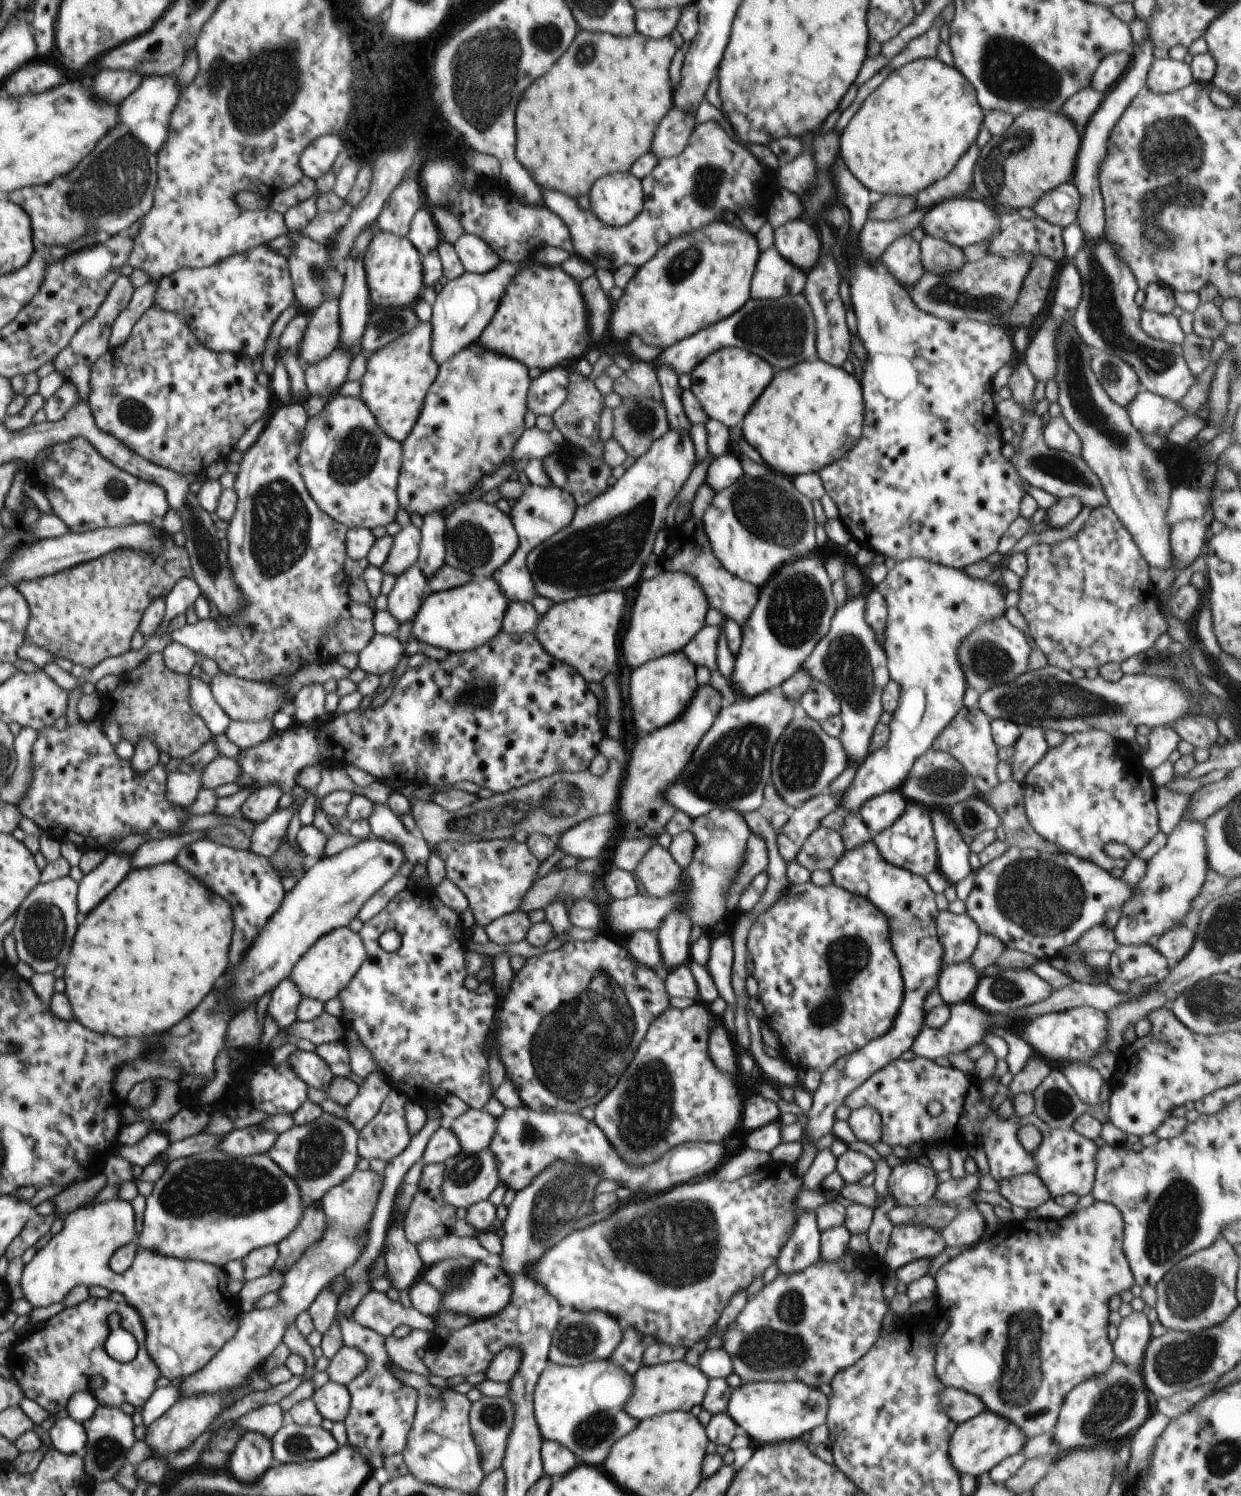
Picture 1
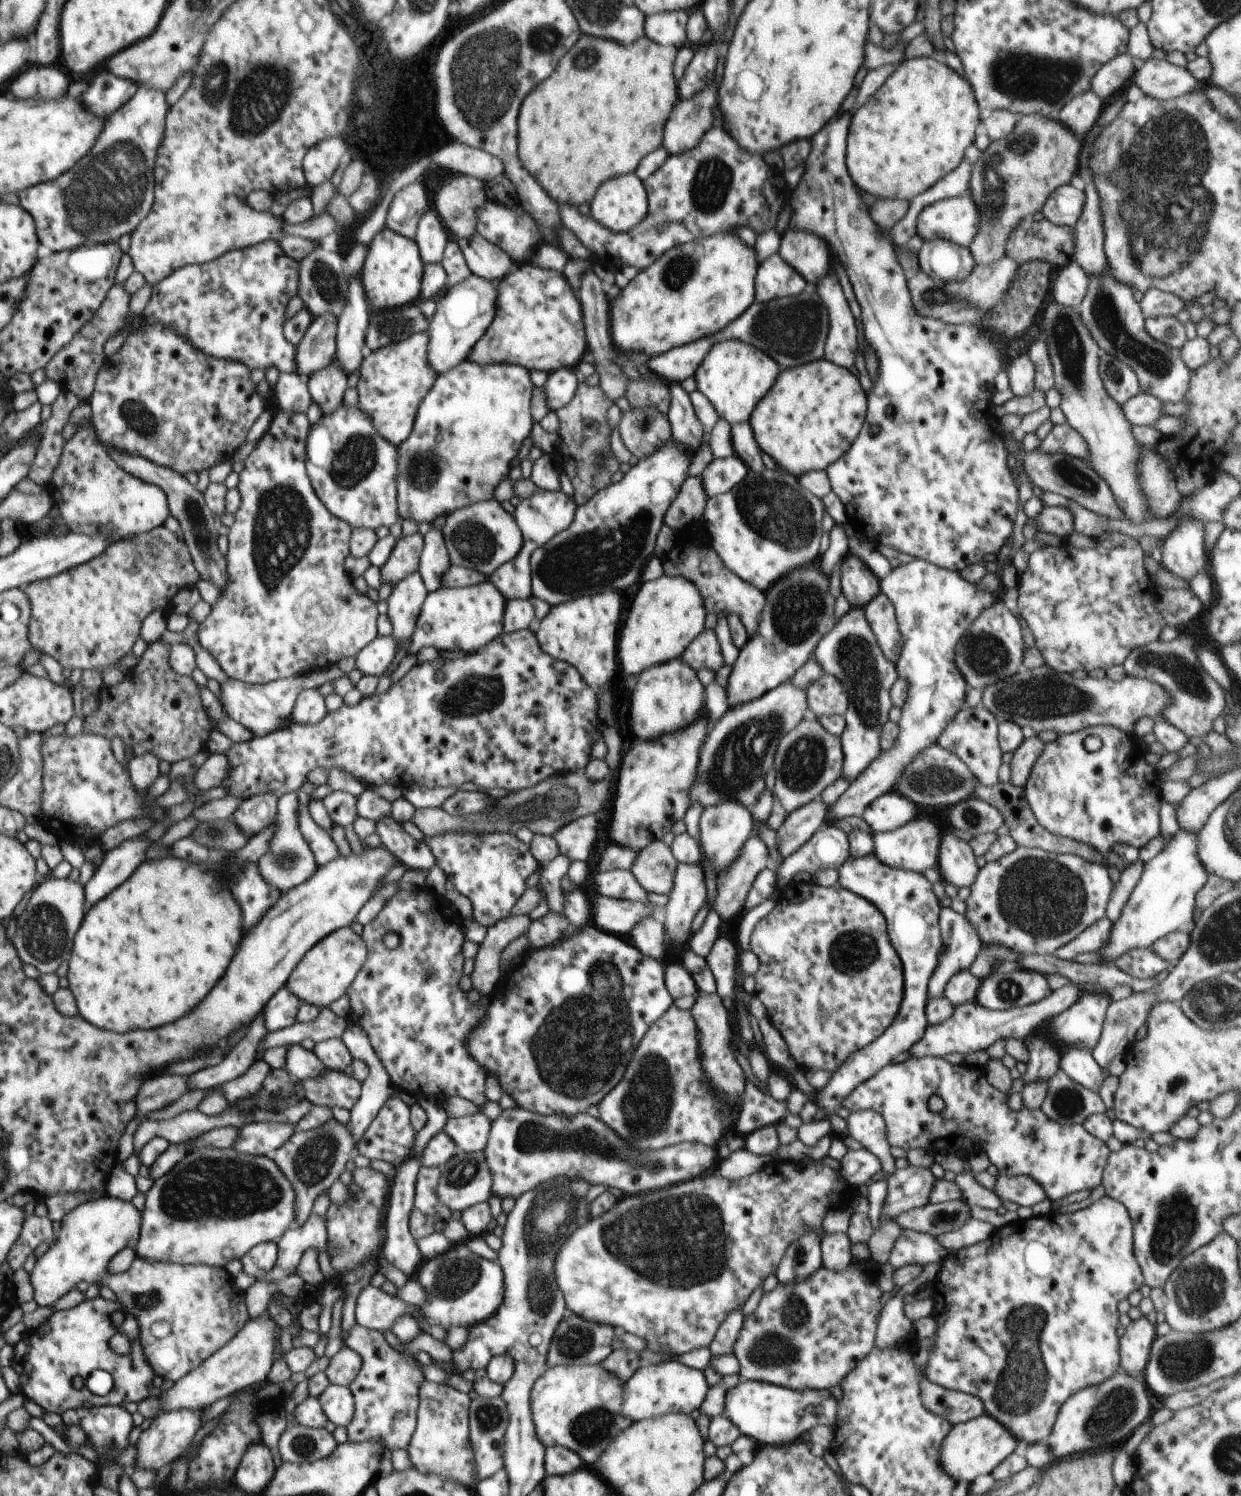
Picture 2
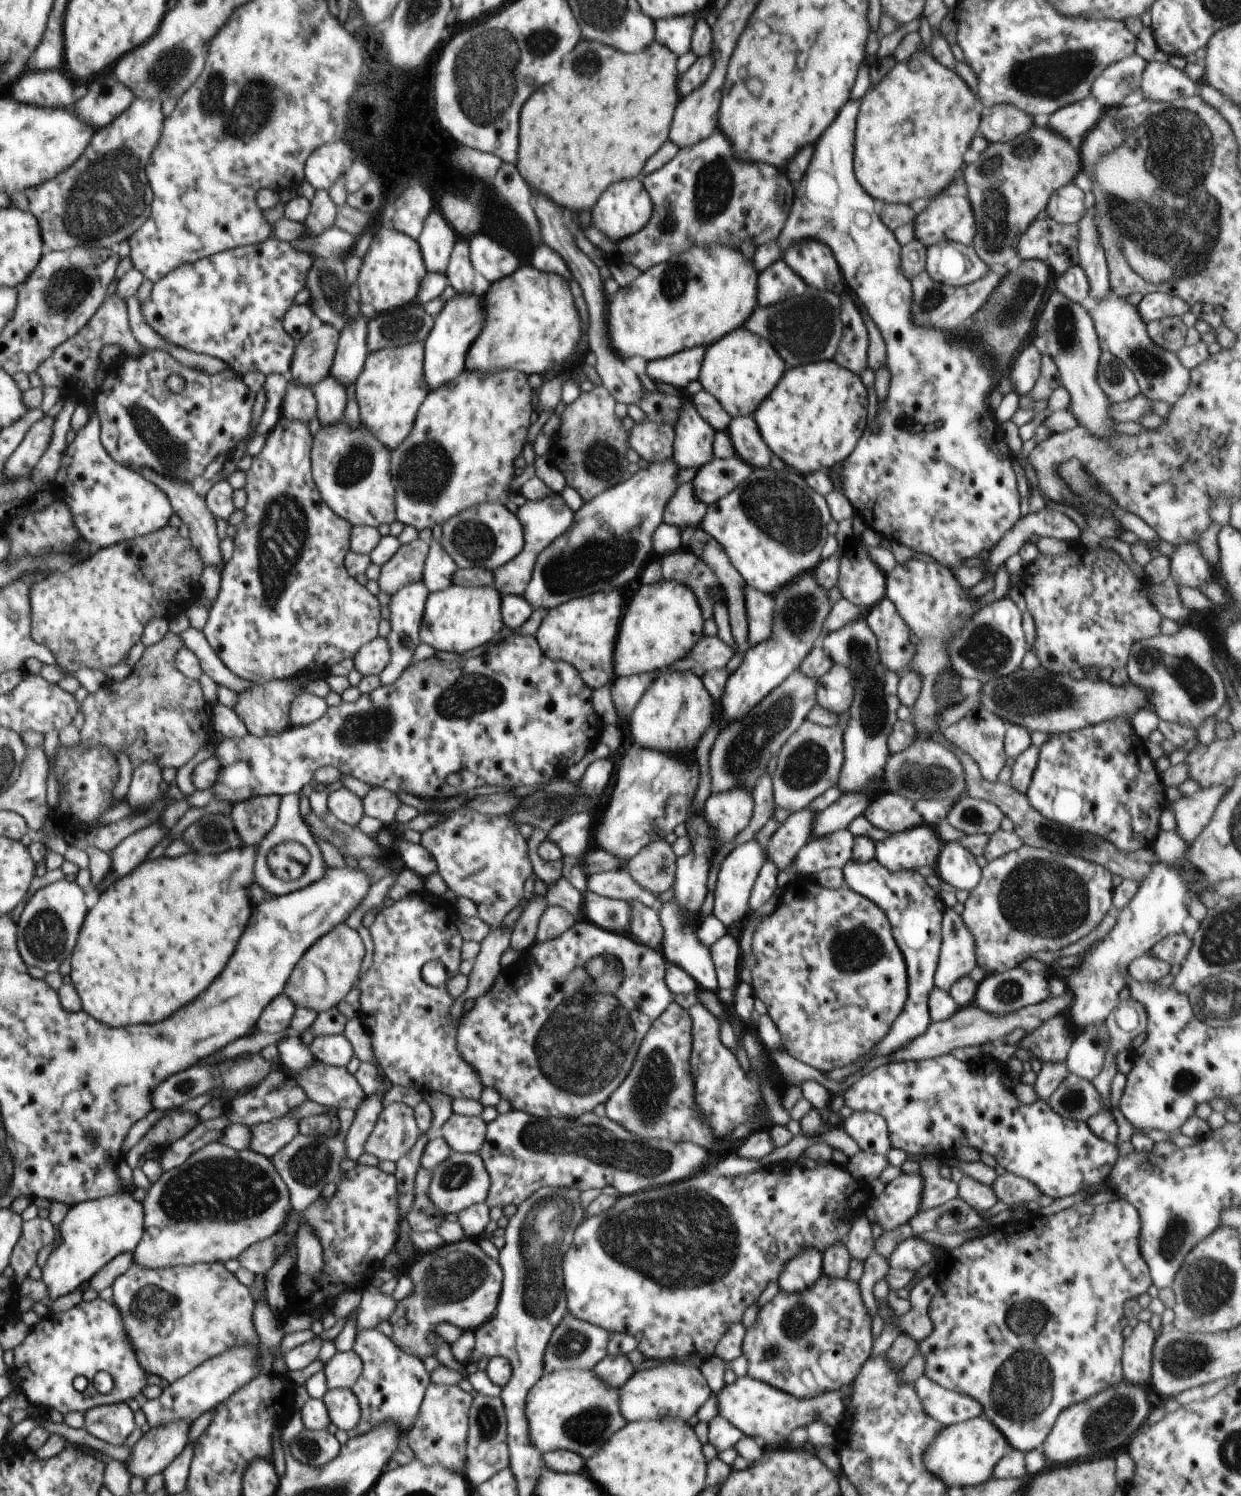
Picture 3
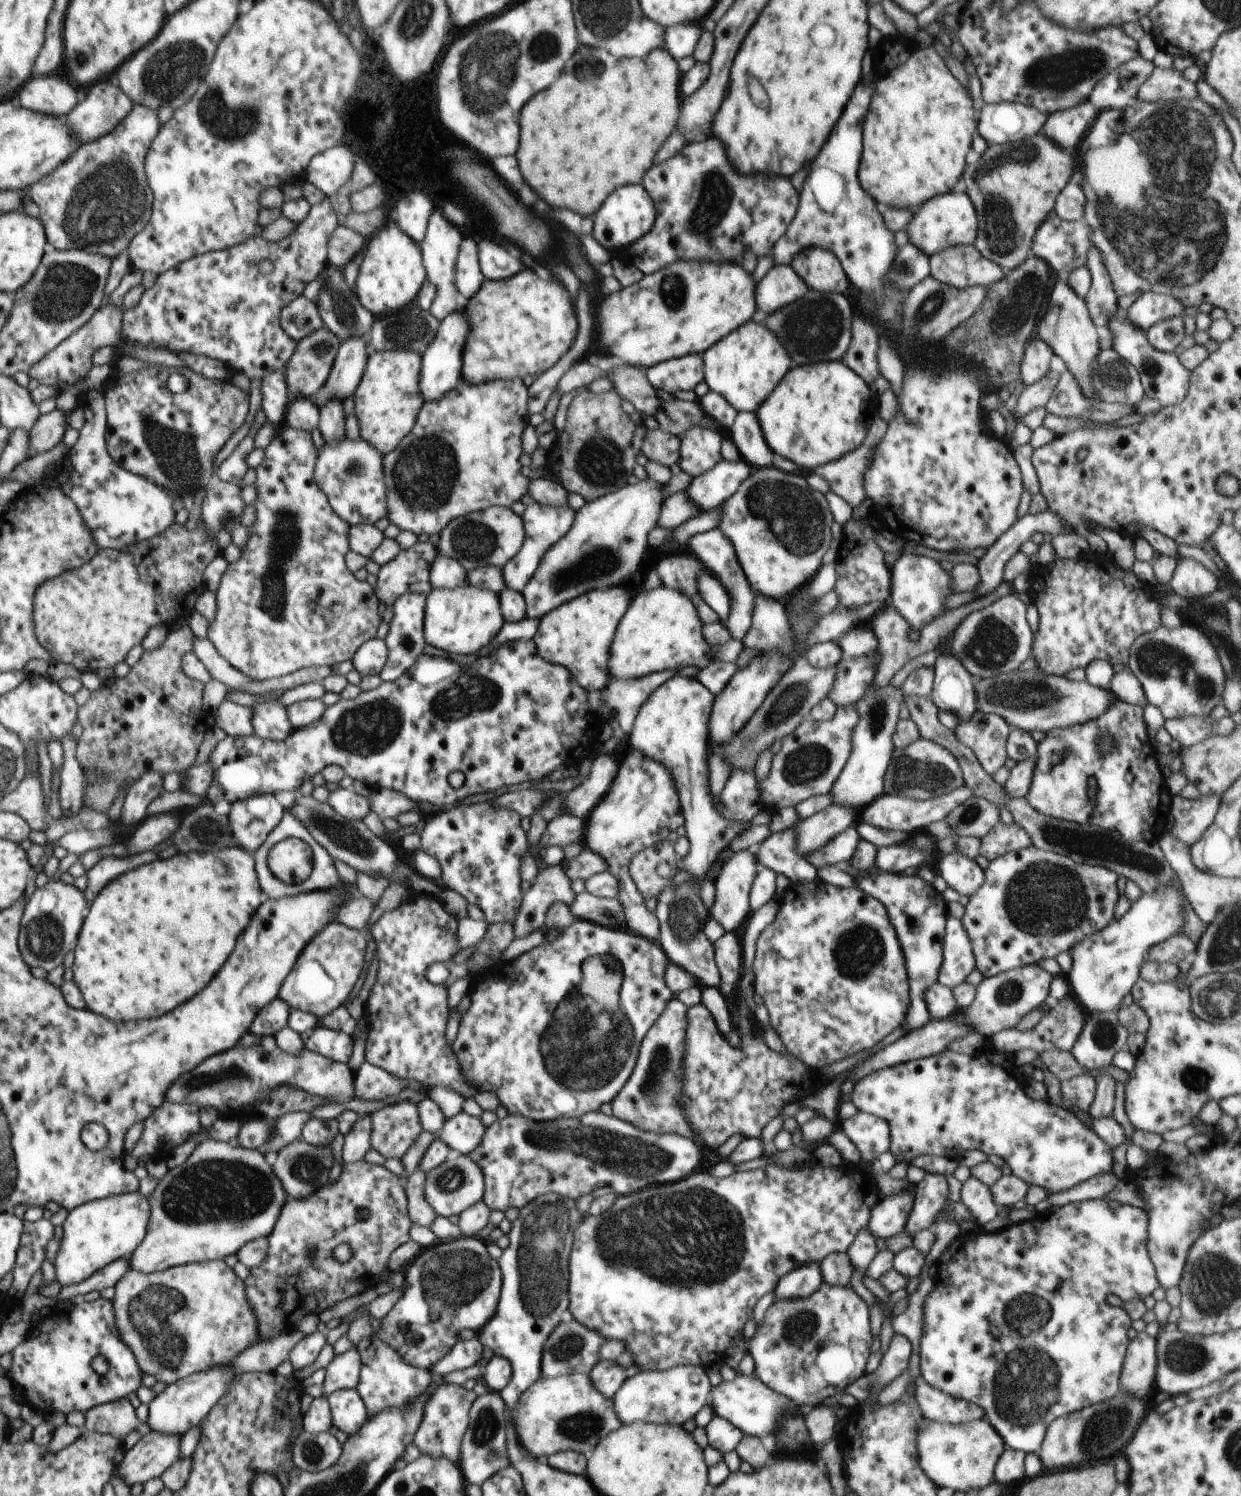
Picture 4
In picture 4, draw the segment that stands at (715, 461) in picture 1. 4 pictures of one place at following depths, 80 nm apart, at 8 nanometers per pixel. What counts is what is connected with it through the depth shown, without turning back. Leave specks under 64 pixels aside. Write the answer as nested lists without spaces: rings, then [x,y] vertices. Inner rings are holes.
[[[743,460],[720,461],[711,471],[694,477],[684,491],[691,503],[700,511],[720,507],[750,476],[750,468]]]

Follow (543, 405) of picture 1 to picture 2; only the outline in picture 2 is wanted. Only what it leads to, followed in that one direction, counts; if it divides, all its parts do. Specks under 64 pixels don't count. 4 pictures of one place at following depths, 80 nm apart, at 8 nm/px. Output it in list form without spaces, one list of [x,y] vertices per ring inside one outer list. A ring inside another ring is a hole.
[[[561,368],[548,374],[543,385],[549,404],[549,410],[558,410],[566,406],[576,394],[579,376],[571,368]]]

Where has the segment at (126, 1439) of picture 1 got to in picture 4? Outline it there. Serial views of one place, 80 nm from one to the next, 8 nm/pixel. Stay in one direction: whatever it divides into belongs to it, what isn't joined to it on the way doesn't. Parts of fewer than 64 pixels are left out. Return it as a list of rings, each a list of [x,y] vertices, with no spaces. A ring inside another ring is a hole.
[[[127,1397],[120,1400],[114,1400],[101,1405],[96,1405],[85,1414],[84,1428],[90,1432],[112,1435],[115,1437],[125,1438],[132,1430],[143,1428],[140,1420],[136,1417],[136,1409]]]

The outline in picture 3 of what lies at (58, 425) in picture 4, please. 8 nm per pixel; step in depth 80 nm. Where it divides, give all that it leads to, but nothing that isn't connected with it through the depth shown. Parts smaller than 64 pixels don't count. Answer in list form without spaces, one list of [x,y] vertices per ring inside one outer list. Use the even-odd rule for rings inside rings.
[[[44,415],[25,434],[18,448],[7,458],[3,473],[10,480],[30,476],[50,444],[55,418]]]

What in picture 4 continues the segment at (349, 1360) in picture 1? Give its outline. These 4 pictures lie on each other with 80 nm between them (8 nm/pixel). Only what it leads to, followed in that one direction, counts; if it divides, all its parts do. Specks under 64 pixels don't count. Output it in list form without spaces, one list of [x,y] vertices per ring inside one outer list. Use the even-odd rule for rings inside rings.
[[[353,1346],[341,1355],[334,1355],[325,1371],[323,1396],[340,1389],[355,1389],[361,1373],[361,1356],[357,1348]]]

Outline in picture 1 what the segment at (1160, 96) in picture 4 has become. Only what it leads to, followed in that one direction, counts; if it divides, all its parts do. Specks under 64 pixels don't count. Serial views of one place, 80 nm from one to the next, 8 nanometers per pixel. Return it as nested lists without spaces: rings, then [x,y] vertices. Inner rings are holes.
[[[1154,59],[1148,69],[1146,86],[1155,93],[1181,91],[1196,82],[1188,60]]]

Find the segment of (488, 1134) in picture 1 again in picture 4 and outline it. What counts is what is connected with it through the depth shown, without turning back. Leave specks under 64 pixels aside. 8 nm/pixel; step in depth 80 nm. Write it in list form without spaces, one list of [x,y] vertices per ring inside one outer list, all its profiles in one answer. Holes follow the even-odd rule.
[[[462,1110],[445,1120],[439,1138],[451,1150],[468,1155],[482,1142],[484,1133],[482,1121]]]

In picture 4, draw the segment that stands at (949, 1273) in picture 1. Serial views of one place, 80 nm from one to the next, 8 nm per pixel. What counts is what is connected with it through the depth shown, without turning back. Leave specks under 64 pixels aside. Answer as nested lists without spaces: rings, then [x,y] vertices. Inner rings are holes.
[[[1105,1198],[1068,1203],[1057,1212],[1035,1214],[1030,1221],[1014,1223],[993,1233],[979,1232],[957,1236],[939,1256],[934,1268],[934,1290],[923,1306],[923,1333],[920,1337],[921,1377],[931,1386],[953,1396],[977,1404],[983,1408],[985,1418],[1003,1438],[1006,1447],[1025,1453],[1037,1453],[1041,1449],[1048,1425],[1056,1418],[1082,1410],[1084,1407],[1108,1400],[1120,1392],[1119,1376],[1128,1348],[1128,1329],[1132,1319],[1123,1303],[1143,1300],[1161,1284],[1157,1279],[1154,1263],[1150,1258],[1148,1242],[1148,1213],[1136,1206]]]

